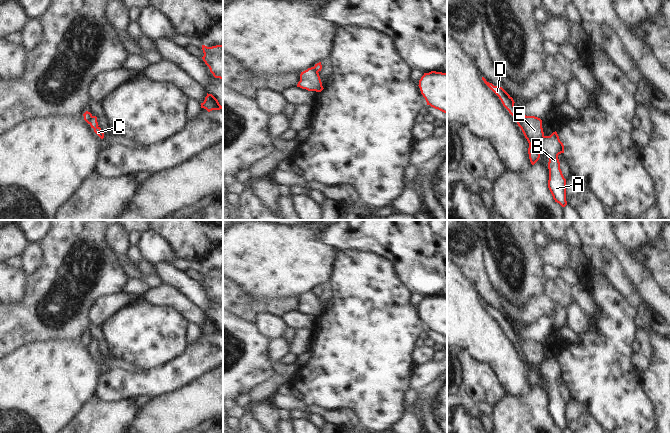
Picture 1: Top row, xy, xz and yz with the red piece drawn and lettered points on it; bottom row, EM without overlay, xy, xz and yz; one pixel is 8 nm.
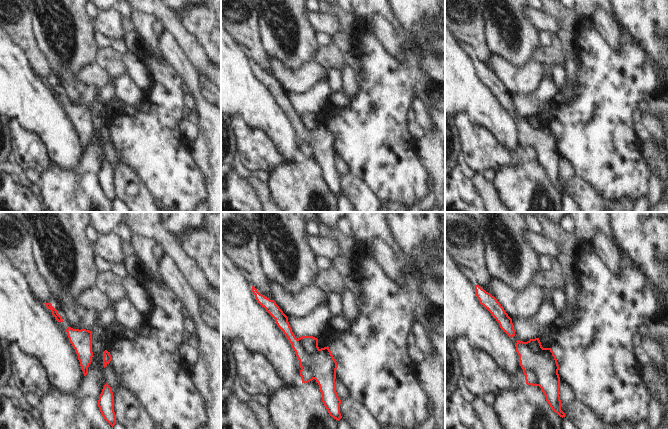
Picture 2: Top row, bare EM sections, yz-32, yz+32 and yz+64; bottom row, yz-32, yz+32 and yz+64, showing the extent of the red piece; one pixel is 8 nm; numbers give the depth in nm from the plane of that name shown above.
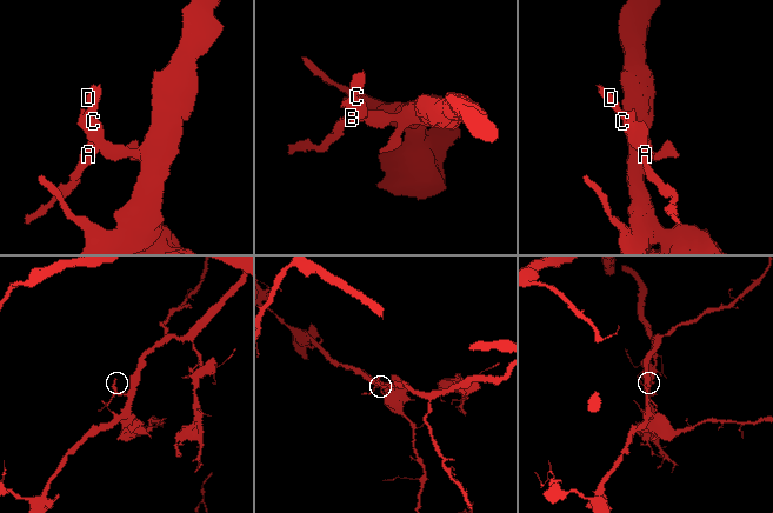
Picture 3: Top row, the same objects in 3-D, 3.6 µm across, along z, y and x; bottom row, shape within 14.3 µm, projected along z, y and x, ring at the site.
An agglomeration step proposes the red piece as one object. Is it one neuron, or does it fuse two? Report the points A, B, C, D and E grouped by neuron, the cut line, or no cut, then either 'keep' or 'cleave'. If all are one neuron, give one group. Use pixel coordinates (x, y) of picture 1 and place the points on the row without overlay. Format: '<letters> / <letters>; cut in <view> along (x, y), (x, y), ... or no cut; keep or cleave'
A B C D / E; cut in yz along (544, 360), (540, 367), (539, 375); cleave

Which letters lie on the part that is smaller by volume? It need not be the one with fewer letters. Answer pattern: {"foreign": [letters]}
{"foreign": ["A", "B", "C", "D"]}

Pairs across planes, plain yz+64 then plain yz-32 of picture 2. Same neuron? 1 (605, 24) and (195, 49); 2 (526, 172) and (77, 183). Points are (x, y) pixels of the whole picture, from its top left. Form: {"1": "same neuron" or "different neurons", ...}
{"1": "different neurons", "2": "same neuron"}

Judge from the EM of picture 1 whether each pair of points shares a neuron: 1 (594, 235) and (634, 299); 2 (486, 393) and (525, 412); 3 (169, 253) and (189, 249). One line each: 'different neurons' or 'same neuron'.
1: different neurons
2: different neurons
3: different neurons

